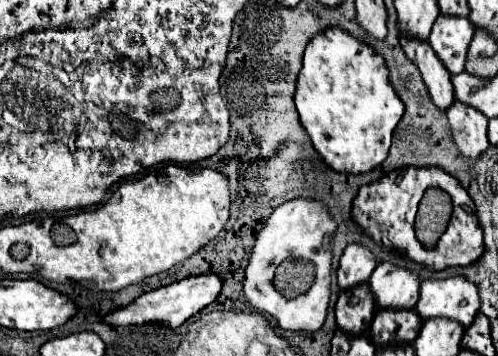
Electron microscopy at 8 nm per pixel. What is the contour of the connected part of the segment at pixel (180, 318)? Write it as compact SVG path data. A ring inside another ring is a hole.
M199 274L199 276L189 276L183 278L179 282L173 282L169 286L145 292L143 296L139 296L137 300L133 300L129 306L119 308L115 312L111 312L105 322L111 326L131 326L131 324L145 324L145 322L163 322L171 328L181 326L187 318L191 318L193 314L197 314L199 310L203 310L205 306L209 306L221 292L223 280L217 278L217 274Z

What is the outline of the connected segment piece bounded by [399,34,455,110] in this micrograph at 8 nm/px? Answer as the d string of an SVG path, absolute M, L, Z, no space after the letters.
M401 34L399 40L407 58L411 58L411 62L421 70L423 82L429 88L435 106L447 110L447 106L451 106L451 102L455 100L451 90L451 72L443 66L435 50L431 50L429 42L419 42L409 34Z

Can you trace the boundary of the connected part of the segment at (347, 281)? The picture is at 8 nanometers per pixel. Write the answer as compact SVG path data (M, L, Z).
M349 244L341 256L339 270L337 270L337 280L341 290L349 290L361 282L367 282L371 276L371 270L375 270L375 254L365 248L363 244Z

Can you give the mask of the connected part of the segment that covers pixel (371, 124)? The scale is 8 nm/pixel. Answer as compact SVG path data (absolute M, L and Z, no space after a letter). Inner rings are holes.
M327 28L323 34L317 34L307 44L303 54L303 68L297 78L295 106L301 124L311 136L315 150L323 156L325 164L329 164L337 172L349 172L349 174L369 172L387 158L393 130L405 112L401 98L395 94L389 82L389 70L385 58L377 54L369 44L357 40L347 30L337 30L337 28Z

